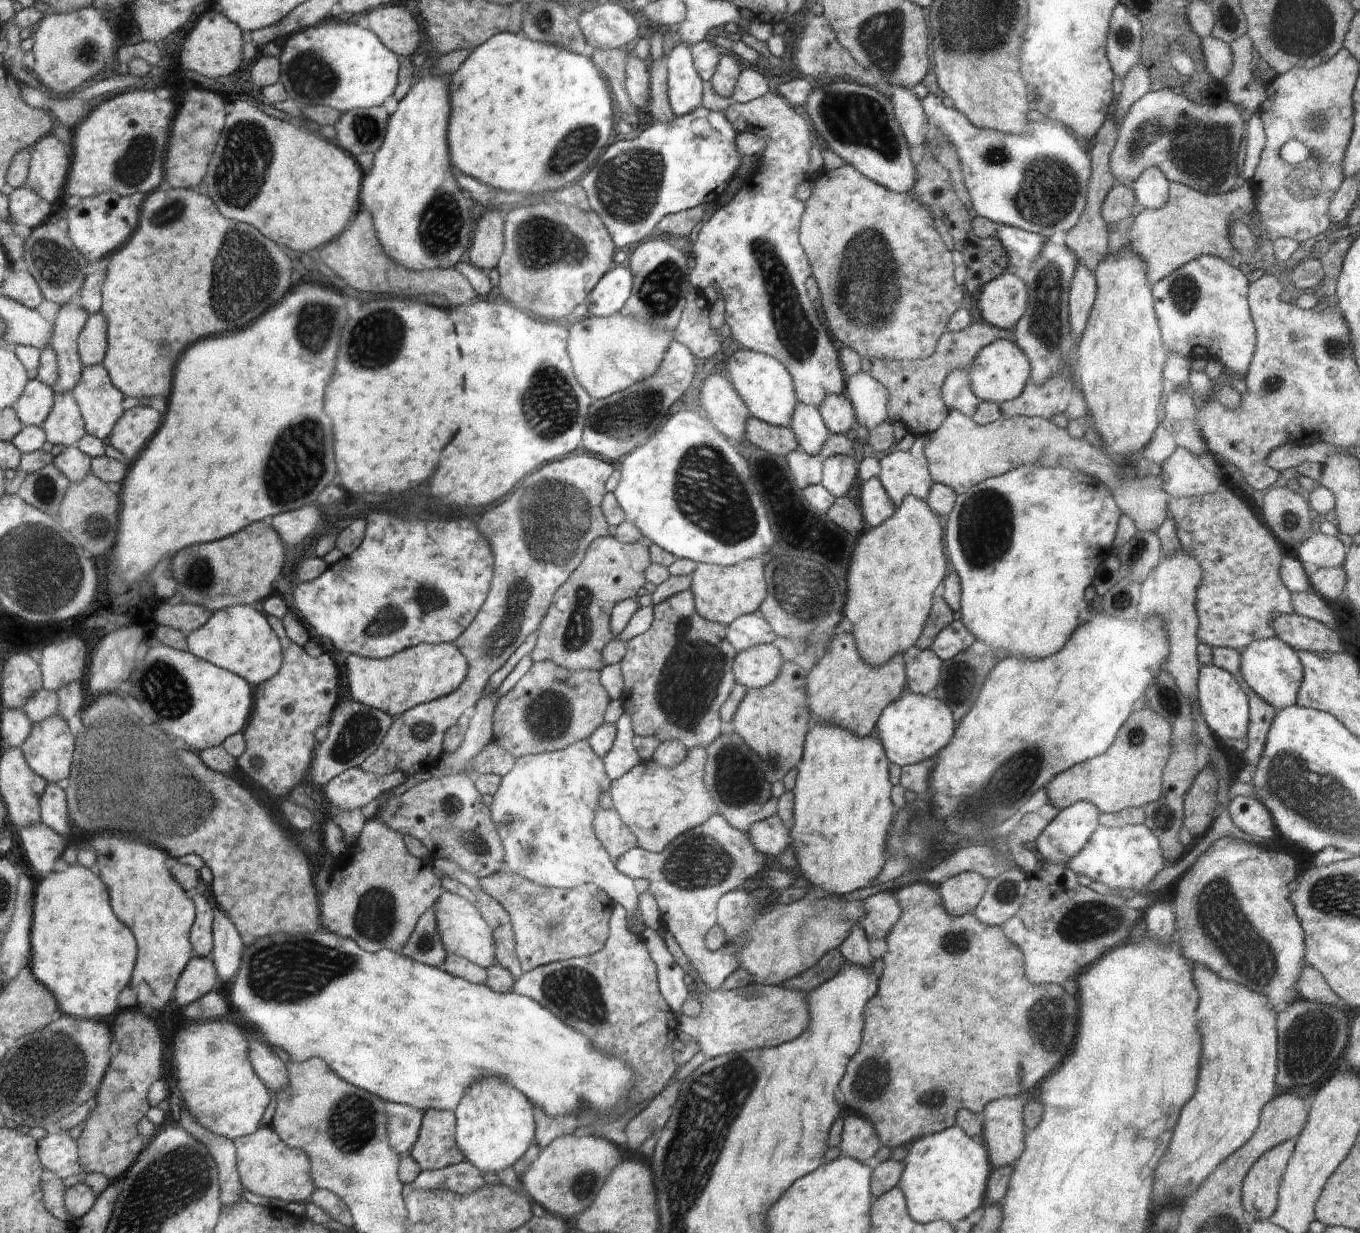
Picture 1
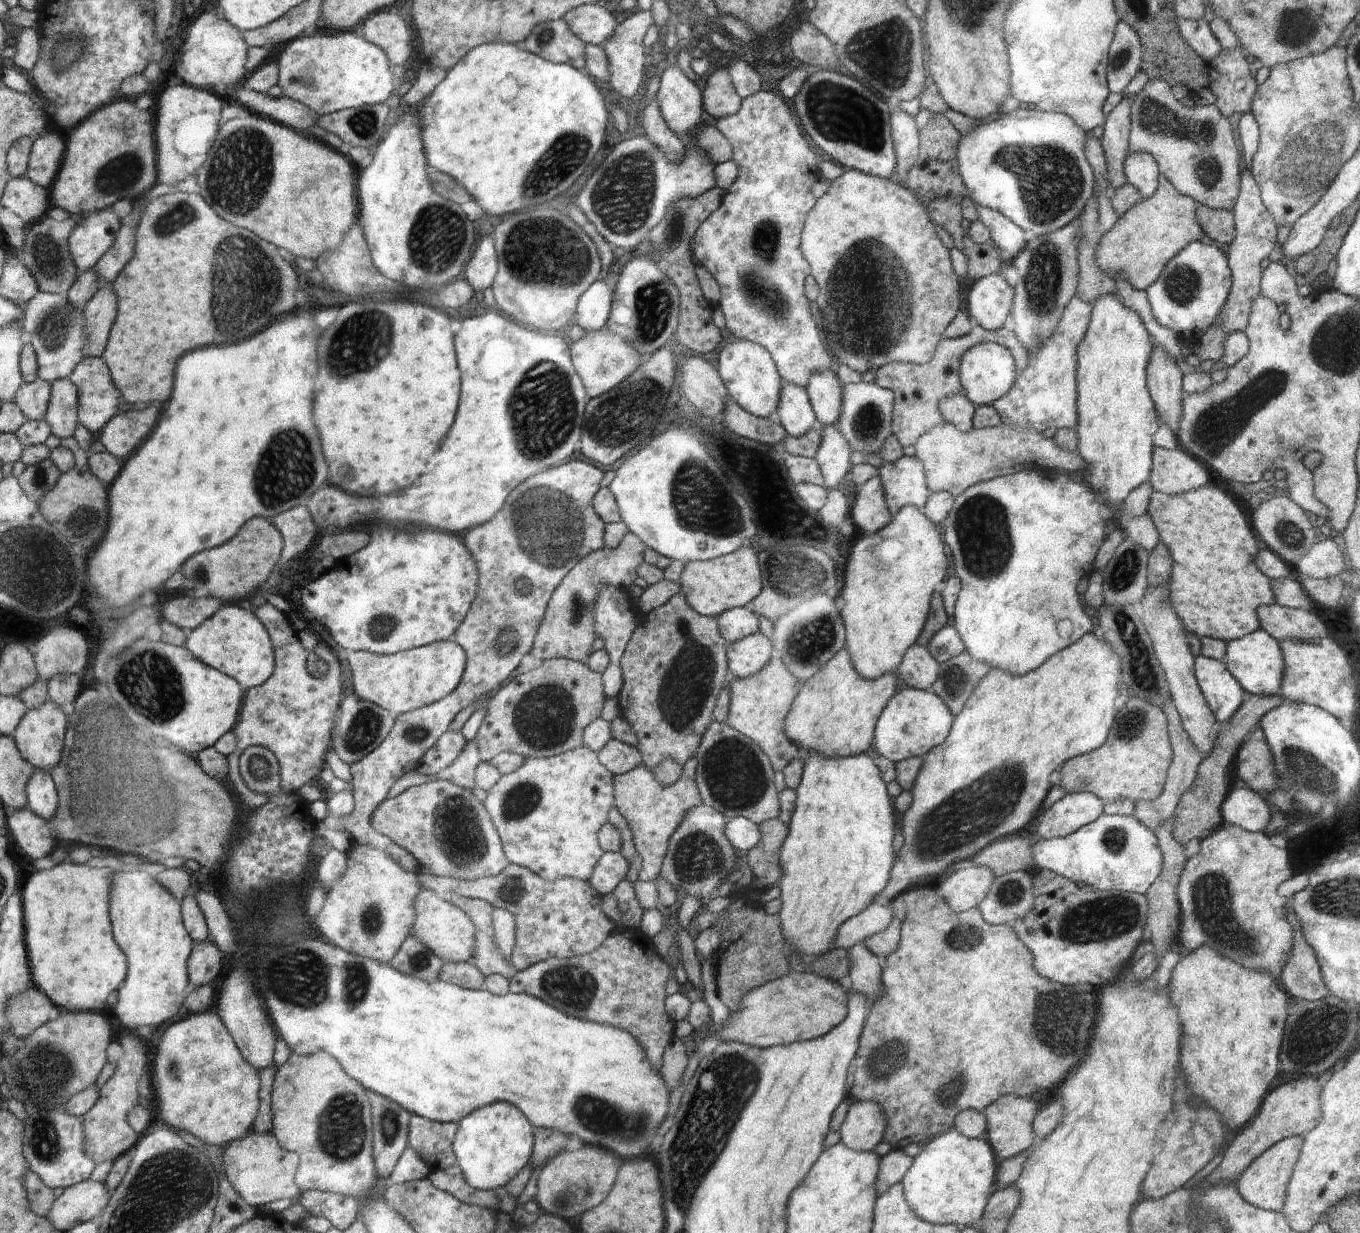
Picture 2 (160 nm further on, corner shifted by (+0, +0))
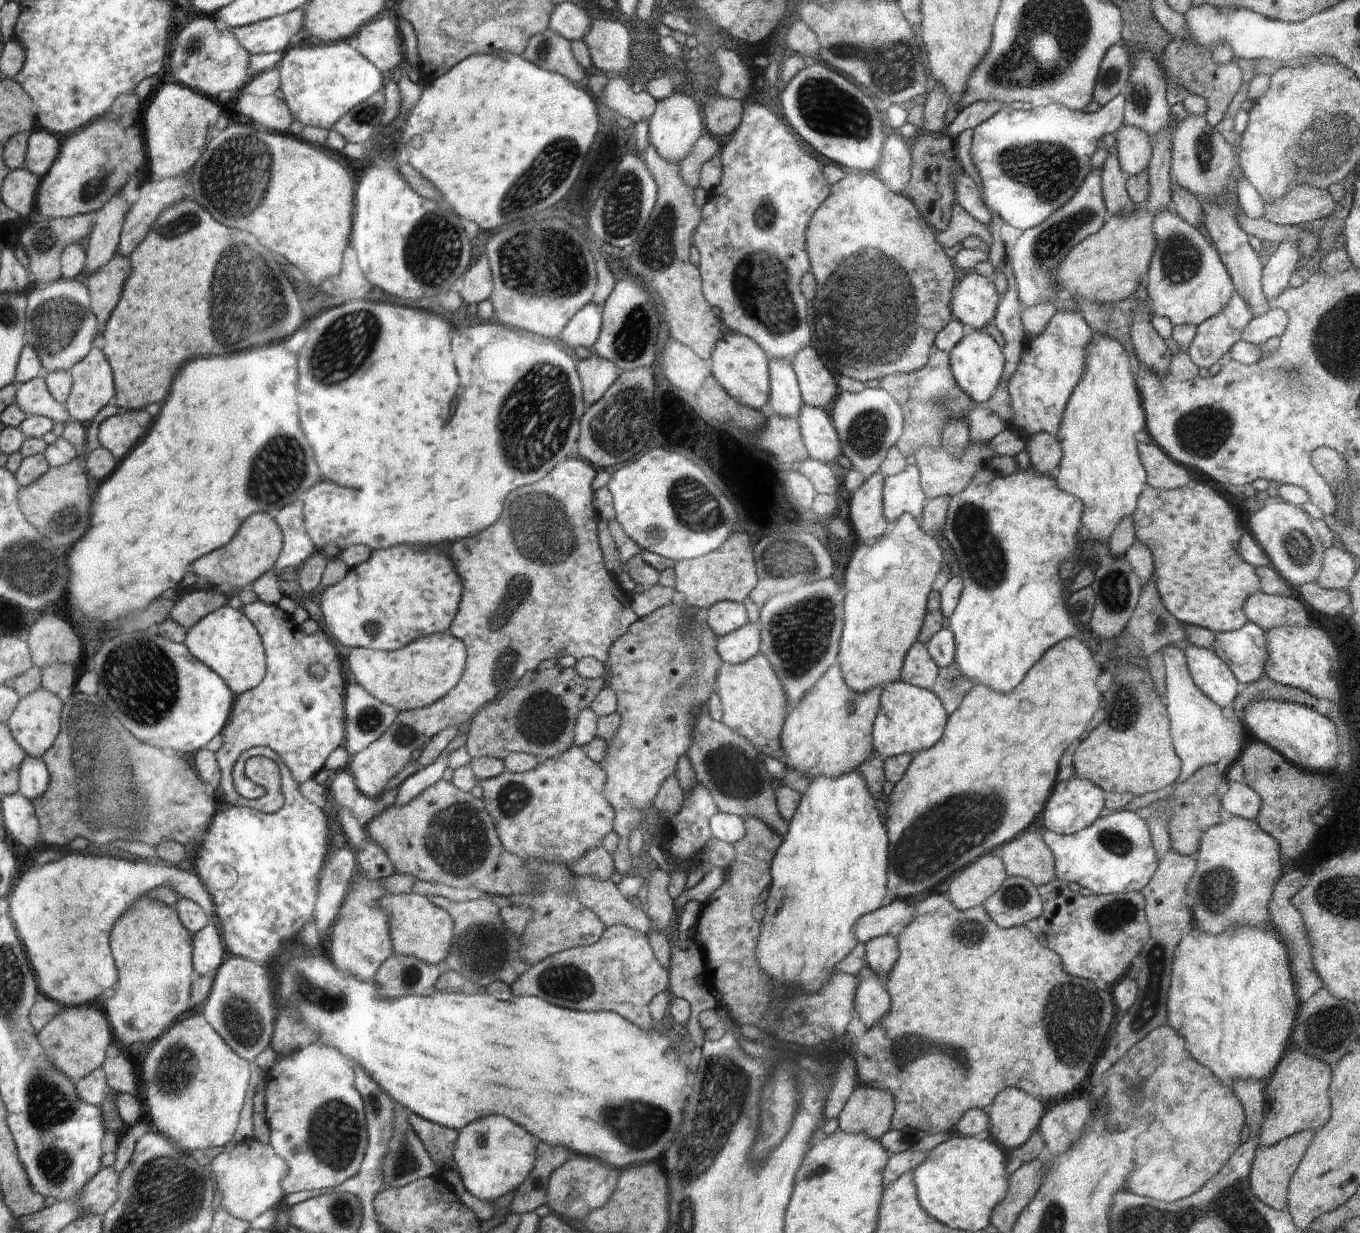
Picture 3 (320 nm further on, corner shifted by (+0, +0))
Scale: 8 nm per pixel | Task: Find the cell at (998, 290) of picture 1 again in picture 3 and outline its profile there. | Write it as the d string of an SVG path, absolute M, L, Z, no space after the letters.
M975 270L965 272L954 288L951 311L968 330L983 330L996 316L999 298L992 280Z

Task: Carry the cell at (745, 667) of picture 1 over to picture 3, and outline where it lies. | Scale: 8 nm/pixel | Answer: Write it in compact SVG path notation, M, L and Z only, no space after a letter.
M750 621L730 634L717 636L716 640L716 650L724 663L746 663L759 654L761 648L762 629L759 623Z

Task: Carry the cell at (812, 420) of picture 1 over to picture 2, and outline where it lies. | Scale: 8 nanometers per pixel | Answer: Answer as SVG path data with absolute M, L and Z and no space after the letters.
M783 381L776 414L784 430L793 437L804 434L817 423L806 389L788 381Z

